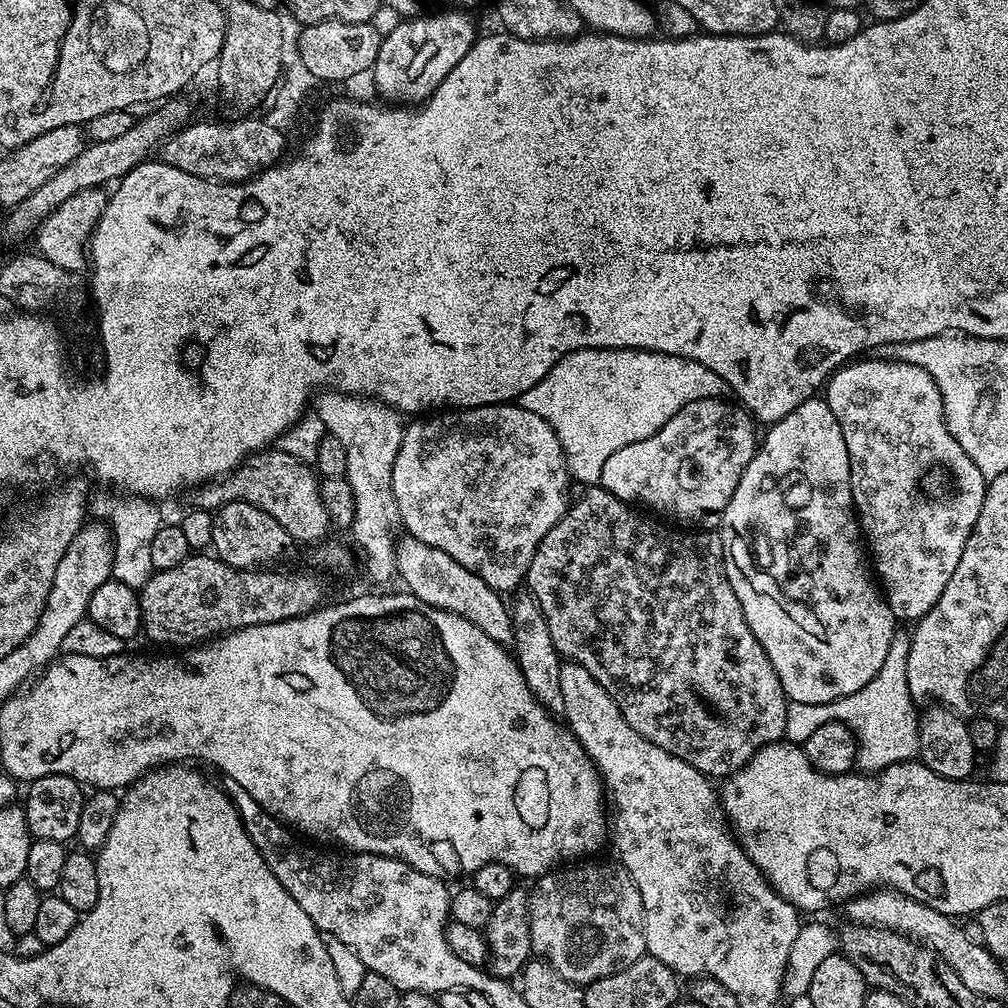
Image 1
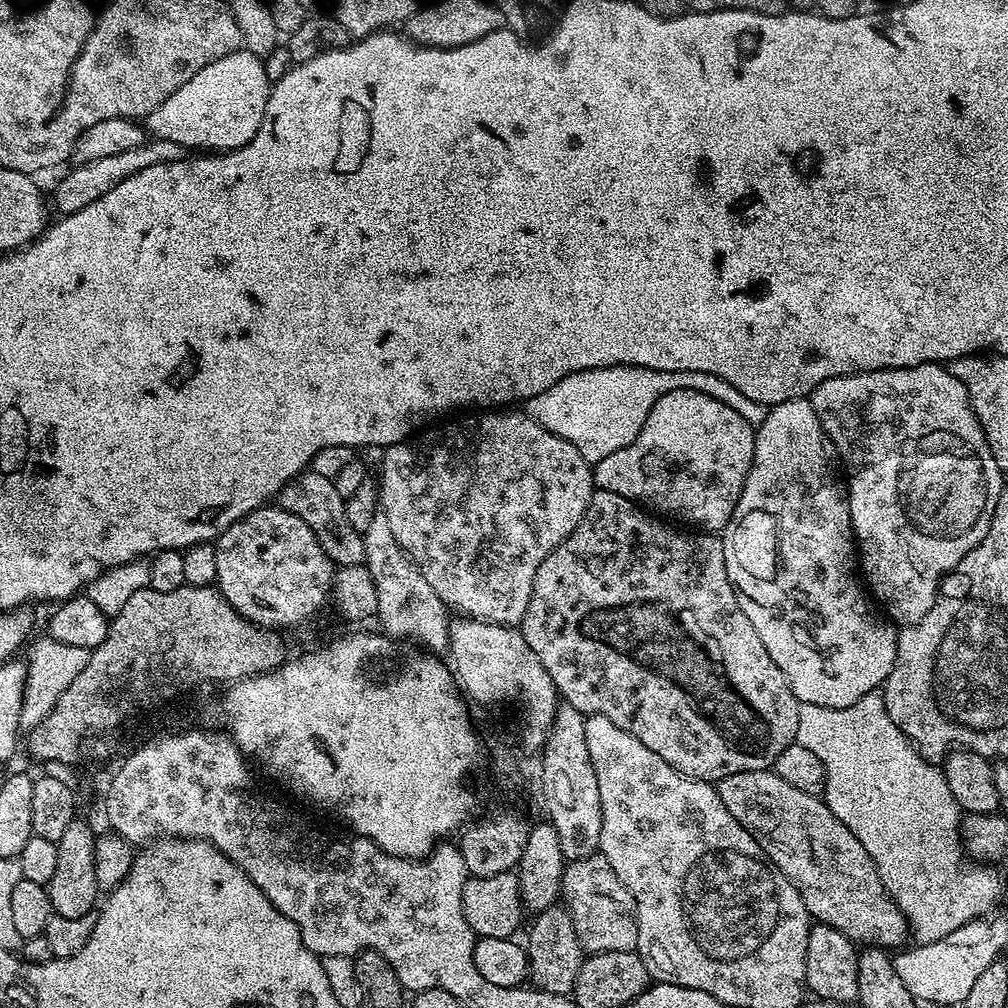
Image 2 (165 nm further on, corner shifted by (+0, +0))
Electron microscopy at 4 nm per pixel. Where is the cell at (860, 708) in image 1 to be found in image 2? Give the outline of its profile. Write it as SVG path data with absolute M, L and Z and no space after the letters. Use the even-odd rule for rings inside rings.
M877 690L871 692L870 694L866 694L859 700L858 702L854 702L850 706L846 706L845 708L827 708L826 706L814 706L813 704L801 704L800 709L798 710L798 734L796 735L795 743L801 744L802 746L806 746L806 750L811 750L813 754L818 754L818 758L822 762L822 766L824 767L824 790L822 793L822 799L825 804L828 805L828 808L831 812L840 819L840 821L848 827L849 830L854 834L854 838L858 838L858 842L862 842L862 846L866 846L866 854L870 854L870 858L876 864L876 869L878 870L878 874L882 878L882 886L886 889L889 894L892 895L892 901L897 904L897 906L902 910L902 914L908 919L908 927L910 929L910 936L916 944L929 944L930 942L934 942L935 940L941 940L942 938L946 938L950 935L954 930L958 930L963 924L968 924L970 921L983 917L985 915L984 912L988 908L988 903L991 902L992 899L995 898L996 895L1000 892L1000 880L996 877L995 867L992 866L972 866L976 868L964 868L964 856L966 860L966 852L962 847L962 809L960 807L960 803L954 798L954 794L950 794L950 786L946 782L946 778L944 777L943 771L933 761L928 760L926 757L920 753L920 749L916 747L915 744L912 743L911 740L908 739L906 734L902 734L902 730L898 730L898 726L894 726L894 722L890 722L890 714L886 710L886 702L884 701L883 691Z

